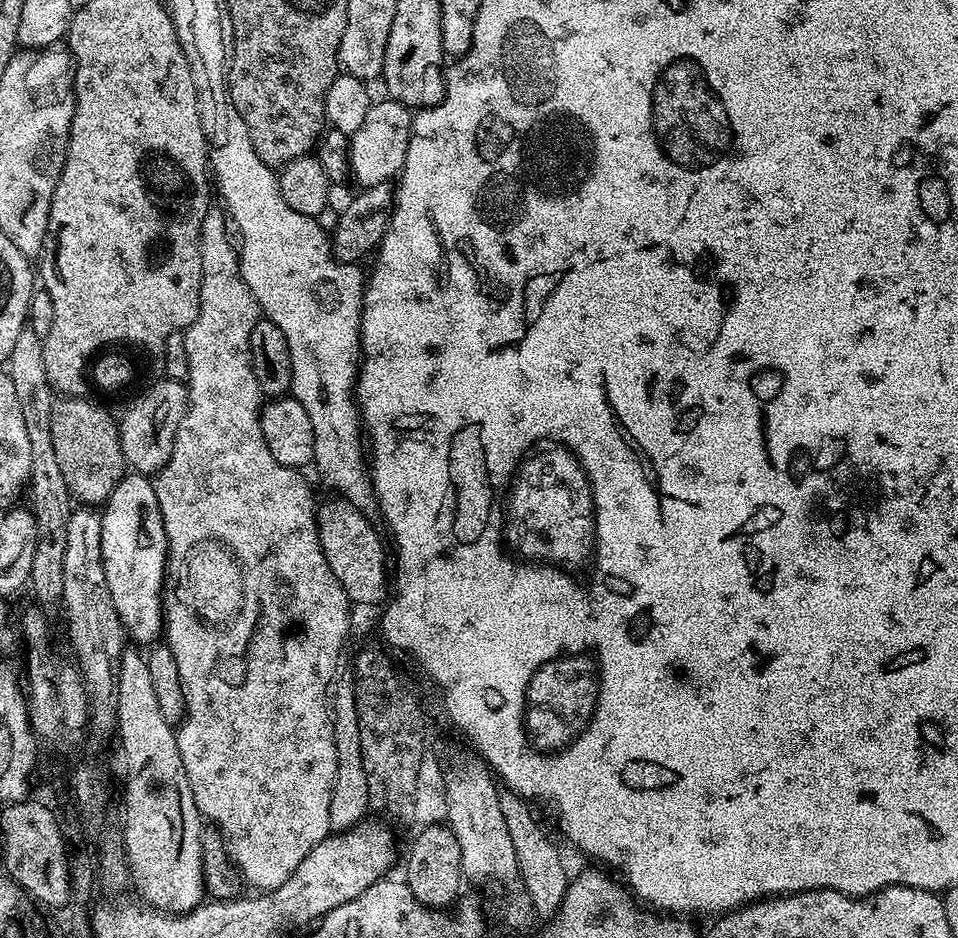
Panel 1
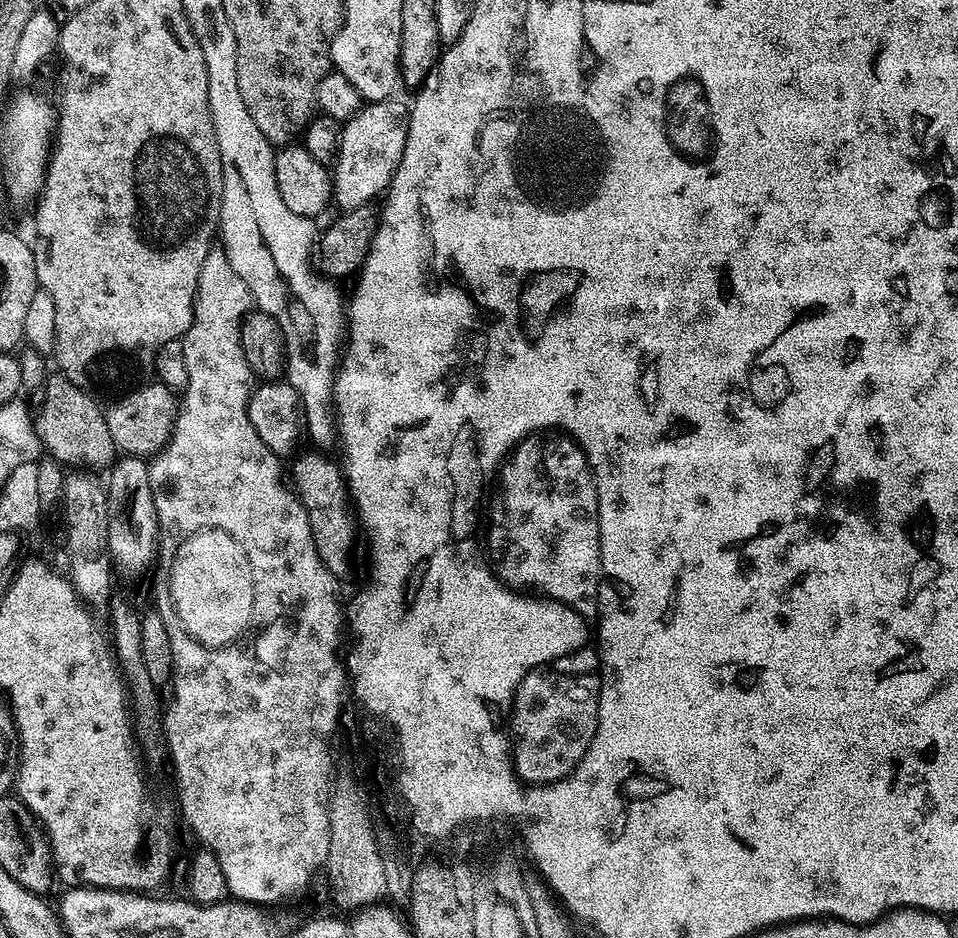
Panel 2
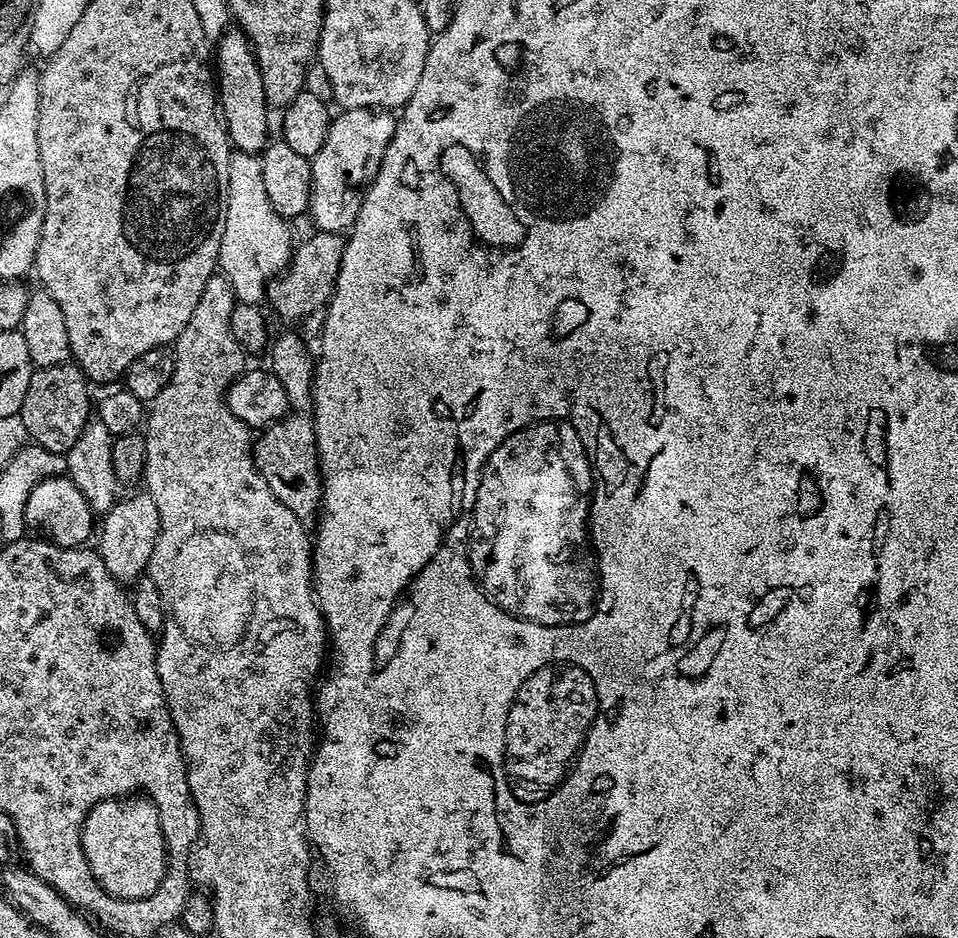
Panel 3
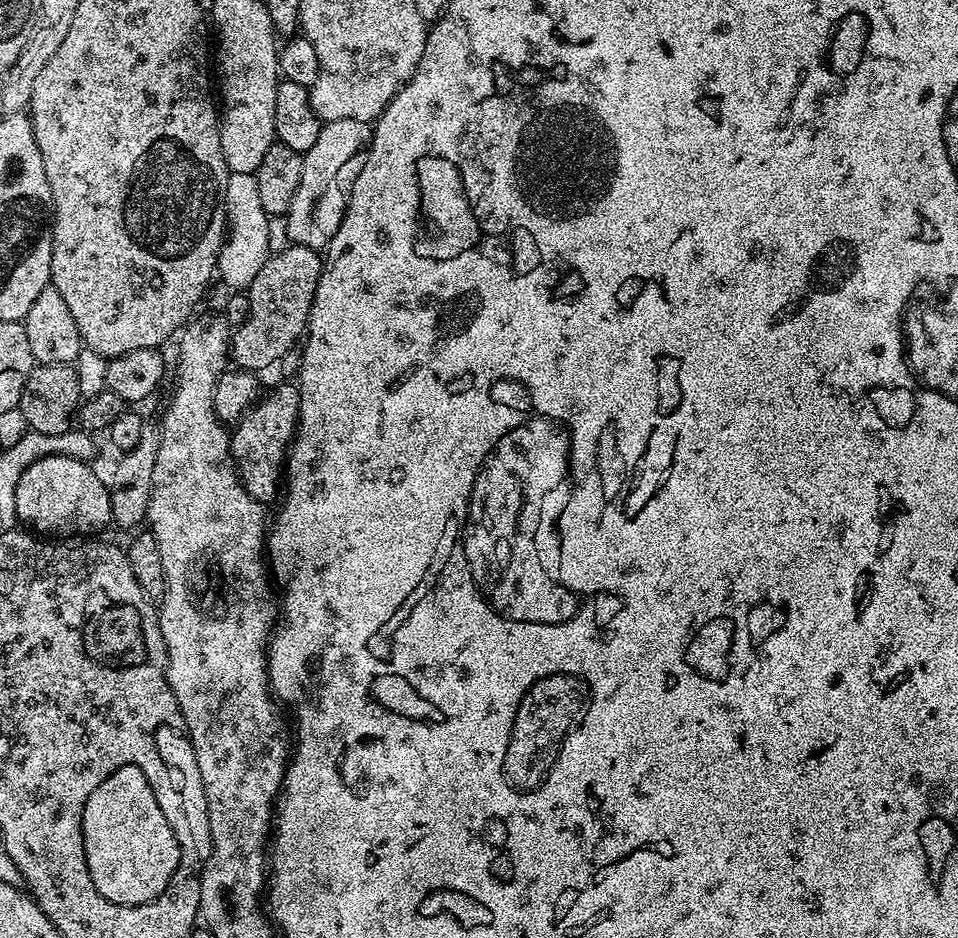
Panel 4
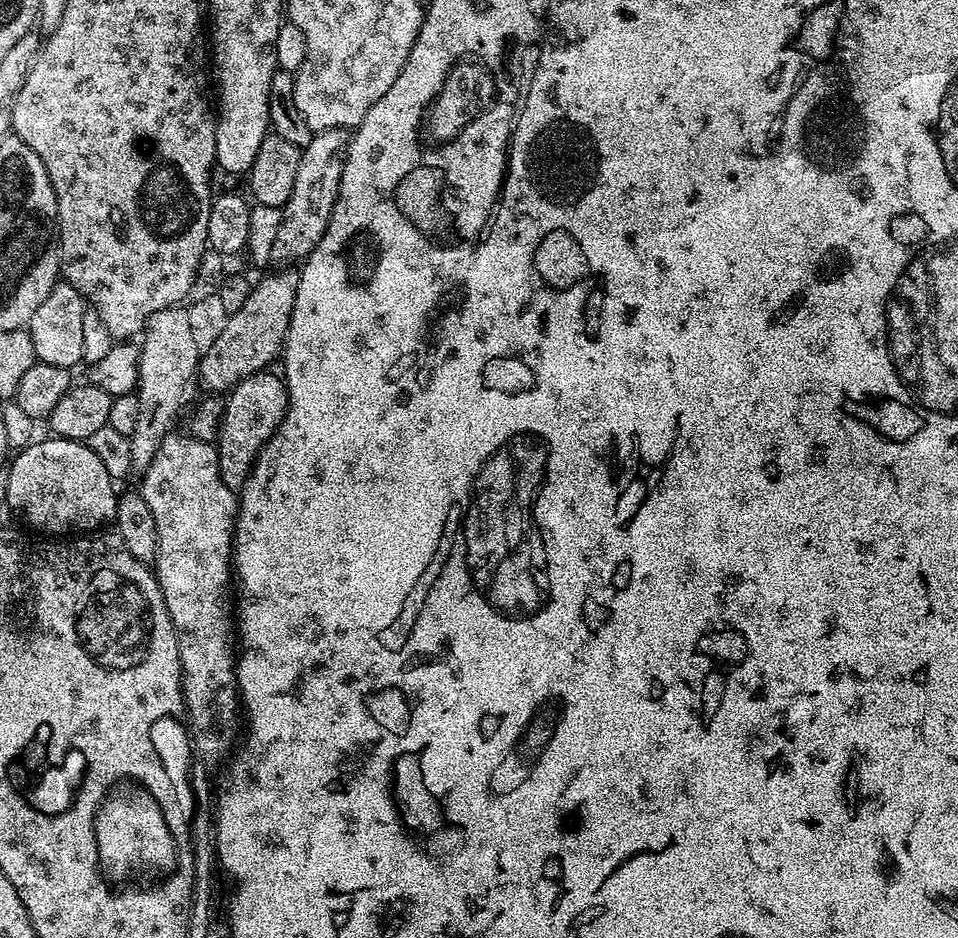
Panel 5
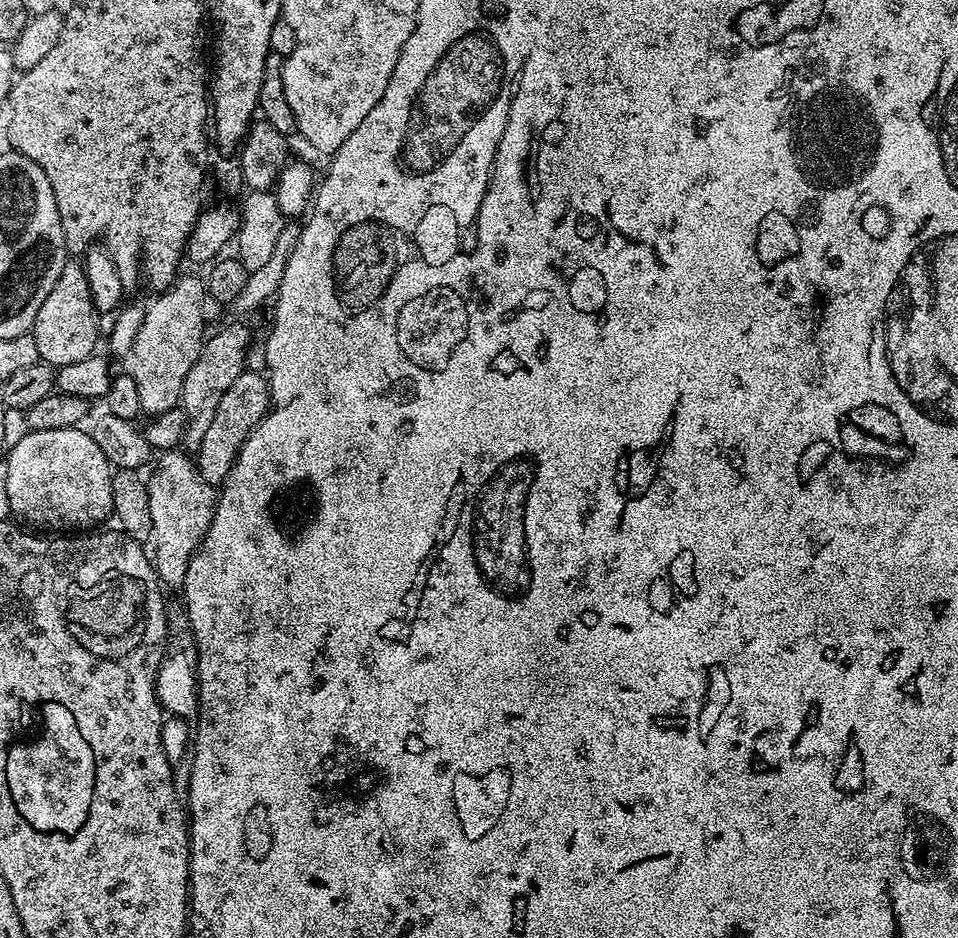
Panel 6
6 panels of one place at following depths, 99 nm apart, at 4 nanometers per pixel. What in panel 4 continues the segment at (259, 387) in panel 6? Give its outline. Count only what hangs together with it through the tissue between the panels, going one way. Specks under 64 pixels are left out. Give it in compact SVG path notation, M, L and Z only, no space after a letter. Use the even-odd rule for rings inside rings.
M295 383L280 384L273 392L265 391L256 405L241 420L236 421L230 432L232 461L236 464L240 483L251 496L268 496L272 492L272 484L281 483L286 468L286 453L298 425L300 390Z

